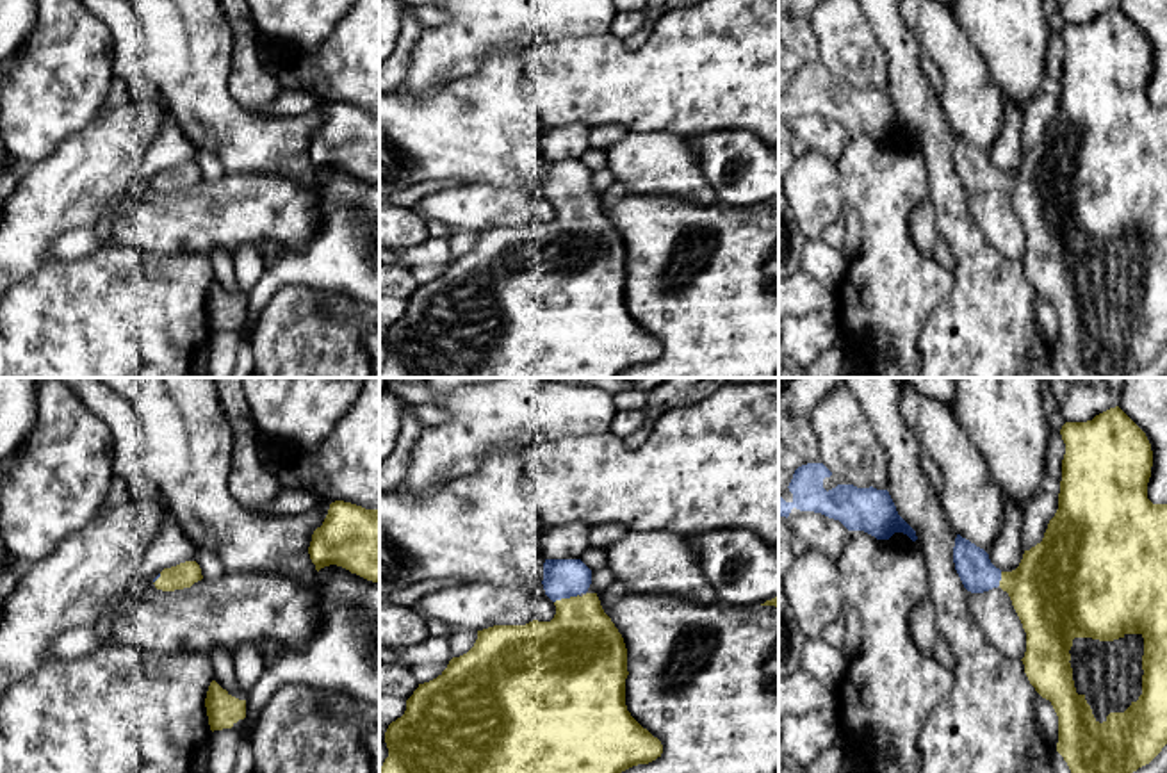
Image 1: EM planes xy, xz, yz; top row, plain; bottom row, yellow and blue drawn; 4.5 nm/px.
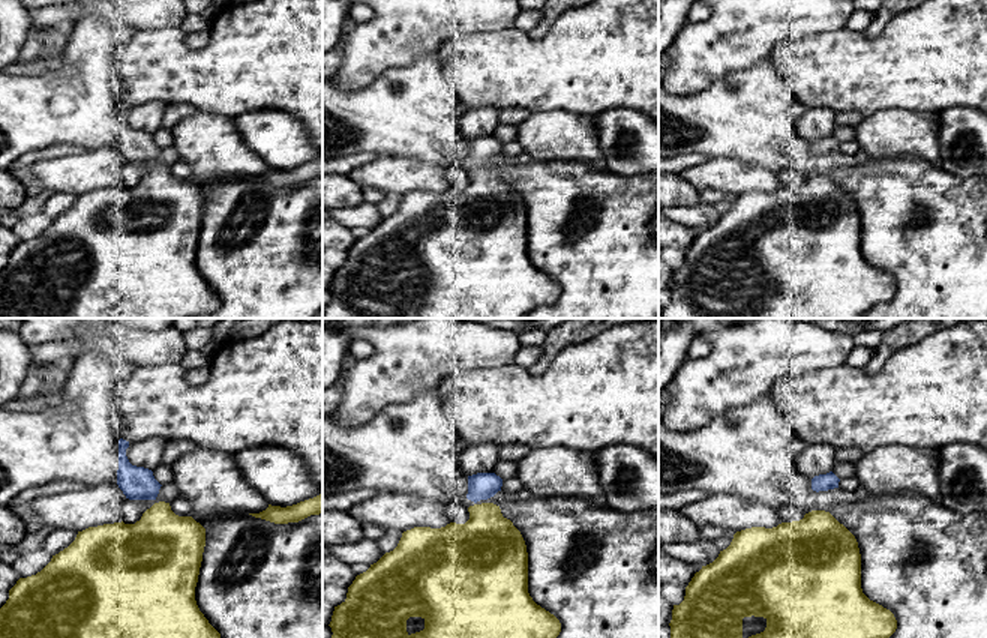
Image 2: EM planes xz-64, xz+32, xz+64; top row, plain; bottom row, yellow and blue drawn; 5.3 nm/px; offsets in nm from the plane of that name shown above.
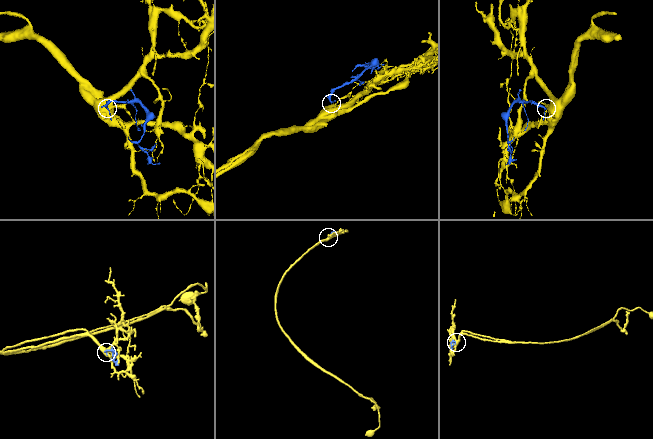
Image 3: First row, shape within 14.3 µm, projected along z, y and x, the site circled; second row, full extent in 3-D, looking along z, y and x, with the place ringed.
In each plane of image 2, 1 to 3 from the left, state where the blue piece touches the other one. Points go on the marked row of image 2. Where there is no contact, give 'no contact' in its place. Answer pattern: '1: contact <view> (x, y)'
1: no contact
2: no contact
3: no contact

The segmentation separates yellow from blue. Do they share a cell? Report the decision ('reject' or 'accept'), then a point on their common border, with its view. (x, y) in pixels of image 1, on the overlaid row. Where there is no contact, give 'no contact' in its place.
accept | xz (565, 599)

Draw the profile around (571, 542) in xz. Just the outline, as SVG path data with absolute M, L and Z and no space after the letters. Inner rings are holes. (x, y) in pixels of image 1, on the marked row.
M570 524L567 527L547 527L542 538L542 554L545 559L581 559L586 552L590 527Z

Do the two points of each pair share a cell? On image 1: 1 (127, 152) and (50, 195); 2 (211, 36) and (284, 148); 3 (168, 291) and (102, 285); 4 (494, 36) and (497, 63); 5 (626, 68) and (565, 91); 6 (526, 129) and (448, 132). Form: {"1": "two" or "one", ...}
{"1": "one", "2": "one", "3": "one", "4": "two", "5": "one", "6": "one"}

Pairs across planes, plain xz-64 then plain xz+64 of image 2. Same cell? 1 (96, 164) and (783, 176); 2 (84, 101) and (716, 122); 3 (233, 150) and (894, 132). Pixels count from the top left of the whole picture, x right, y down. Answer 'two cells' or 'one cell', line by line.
1: two cells
2: one cell
3: one cell

